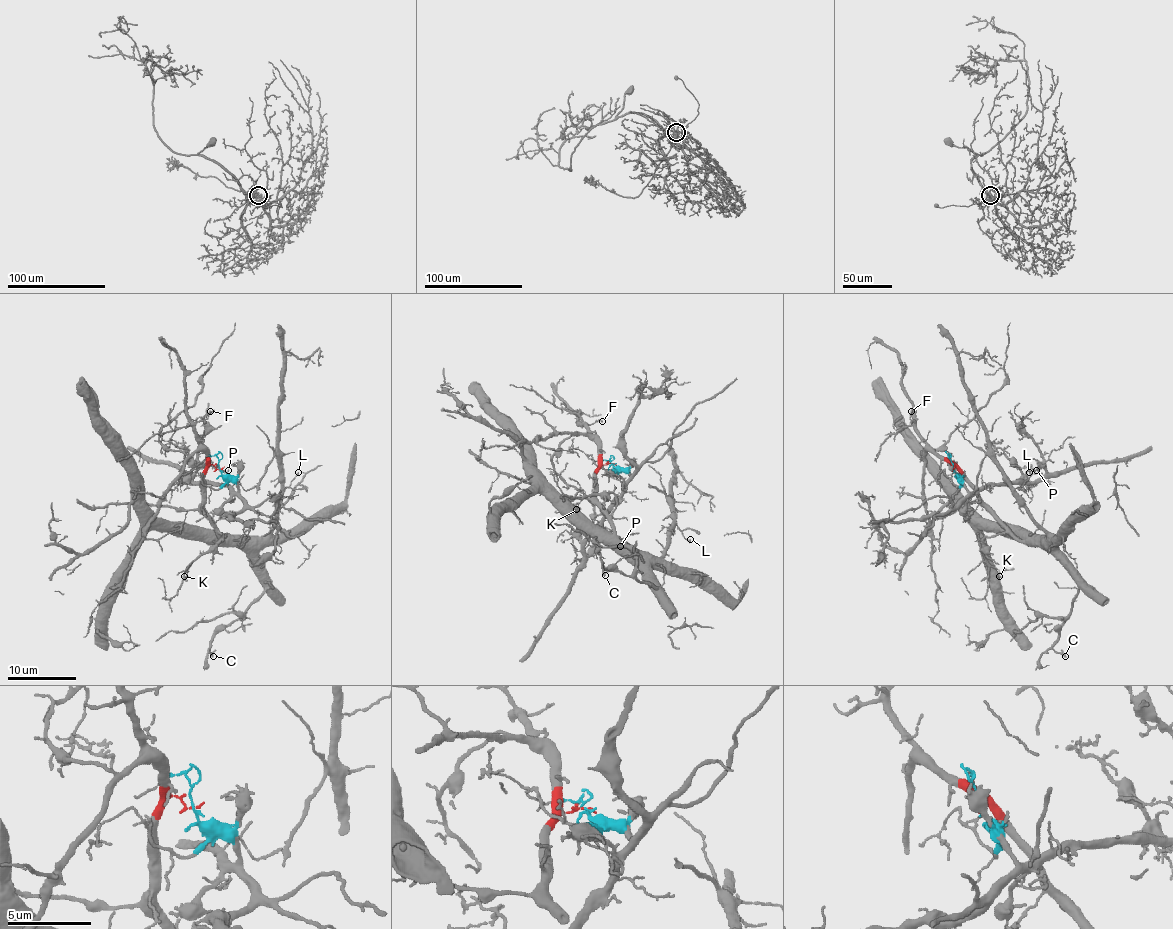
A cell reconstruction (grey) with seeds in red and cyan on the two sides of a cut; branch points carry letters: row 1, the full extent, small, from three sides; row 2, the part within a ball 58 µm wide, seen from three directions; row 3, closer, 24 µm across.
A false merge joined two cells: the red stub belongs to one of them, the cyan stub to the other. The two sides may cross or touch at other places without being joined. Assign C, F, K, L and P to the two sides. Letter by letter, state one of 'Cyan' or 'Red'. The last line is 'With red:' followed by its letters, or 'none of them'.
C: Red
F: Red
K: Red
L: Red
P: Cyan
With red: C, F, K, L

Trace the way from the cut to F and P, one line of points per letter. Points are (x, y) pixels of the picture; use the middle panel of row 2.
F: (612, 463), (602, 463), (602, 444), (586, 429), (586, 425), (602, 422)
P: (612, 463), (629, 475), (628, 484), (607, 517), (581, 538), (581, 532), (598, 520), (609, 538), (621, 546)

